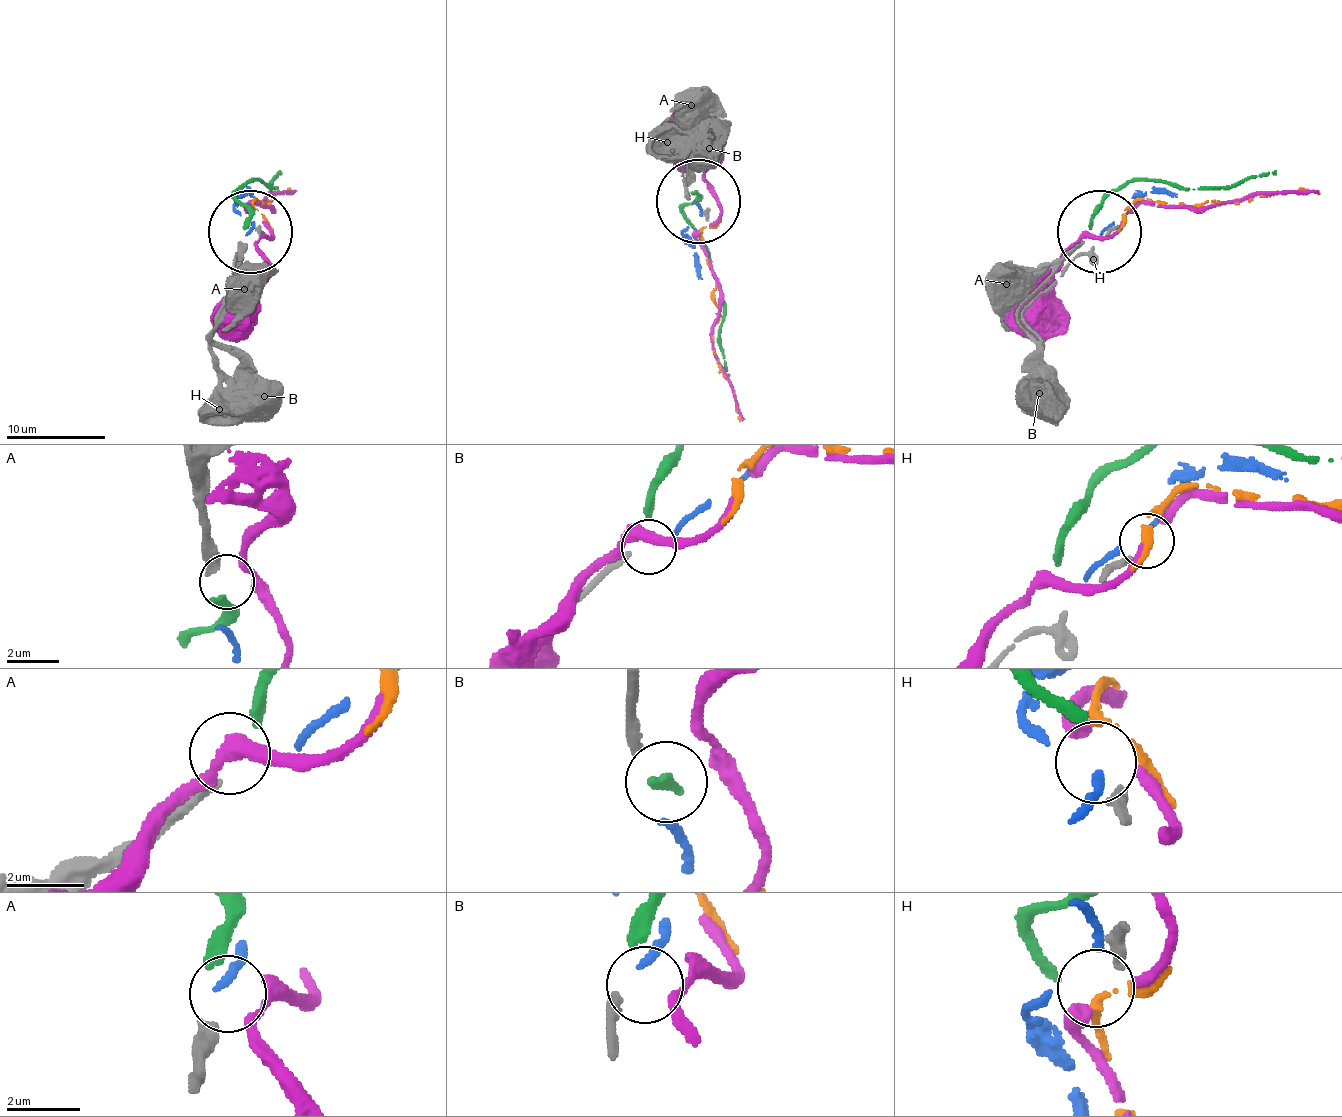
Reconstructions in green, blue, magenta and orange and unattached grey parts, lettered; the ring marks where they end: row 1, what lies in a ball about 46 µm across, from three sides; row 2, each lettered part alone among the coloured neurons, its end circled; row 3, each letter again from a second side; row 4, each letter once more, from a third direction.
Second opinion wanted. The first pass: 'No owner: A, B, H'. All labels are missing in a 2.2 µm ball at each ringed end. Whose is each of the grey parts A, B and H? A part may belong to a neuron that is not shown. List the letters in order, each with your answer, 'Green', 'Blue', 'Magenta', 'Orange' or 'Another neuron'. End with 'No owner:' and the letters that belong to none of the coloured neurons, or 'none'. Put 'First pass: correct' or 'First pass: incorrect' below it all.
A: Green
B: Another neuron
H: Another neuron
No owner: B, H
First pass: incorrect

